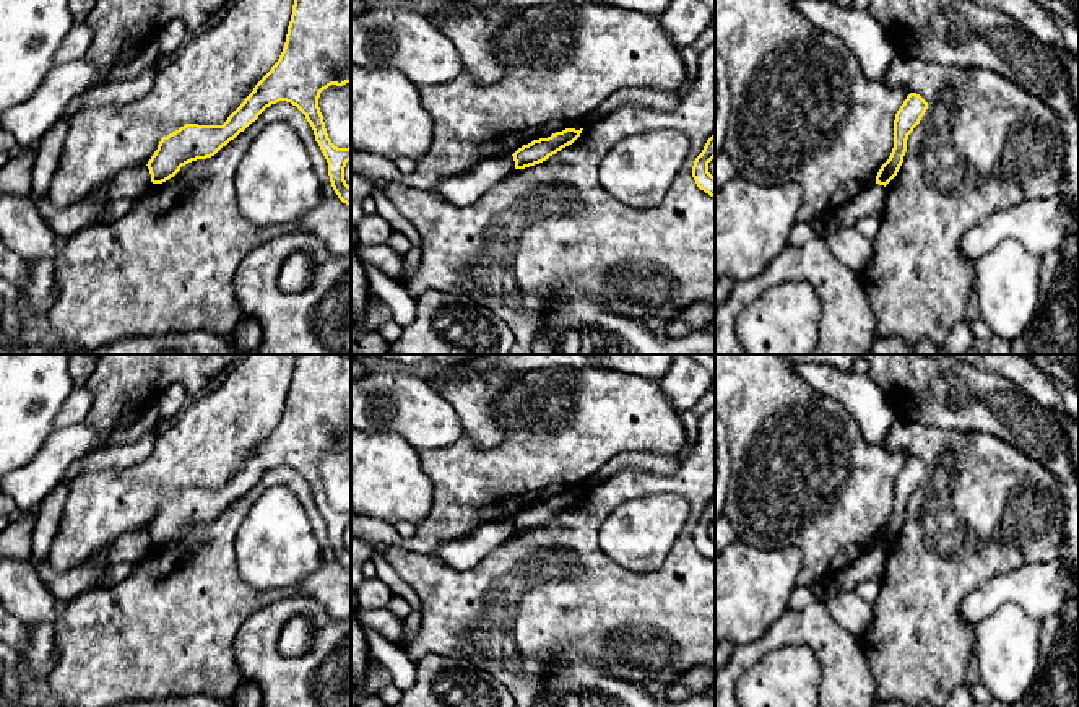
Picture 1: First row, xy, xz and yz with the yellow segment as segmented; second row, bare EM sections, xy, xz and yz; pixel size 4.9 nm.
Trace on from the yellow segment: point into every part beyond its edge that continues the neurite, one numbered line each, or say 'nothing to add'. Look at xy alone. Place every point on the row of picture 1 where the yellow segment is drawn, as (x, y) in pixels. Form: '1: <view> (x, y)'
nothing to add

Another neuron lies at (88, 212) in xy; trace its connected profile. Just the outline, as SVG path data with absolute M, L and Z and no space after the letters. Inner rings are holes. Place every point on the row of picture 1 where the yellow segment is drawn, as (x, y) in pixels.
M49 192L39 198L26 197L57 237L70 237L78 231L102 224L104 210L110 202L86 197L65 208L55 206Z

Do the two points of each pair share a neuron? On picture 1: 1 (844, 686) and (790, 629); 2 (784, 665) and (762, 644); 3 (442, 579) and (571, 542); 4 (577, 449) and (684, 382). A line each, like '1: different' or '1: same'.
1: same
2: different
3: same
4: different

